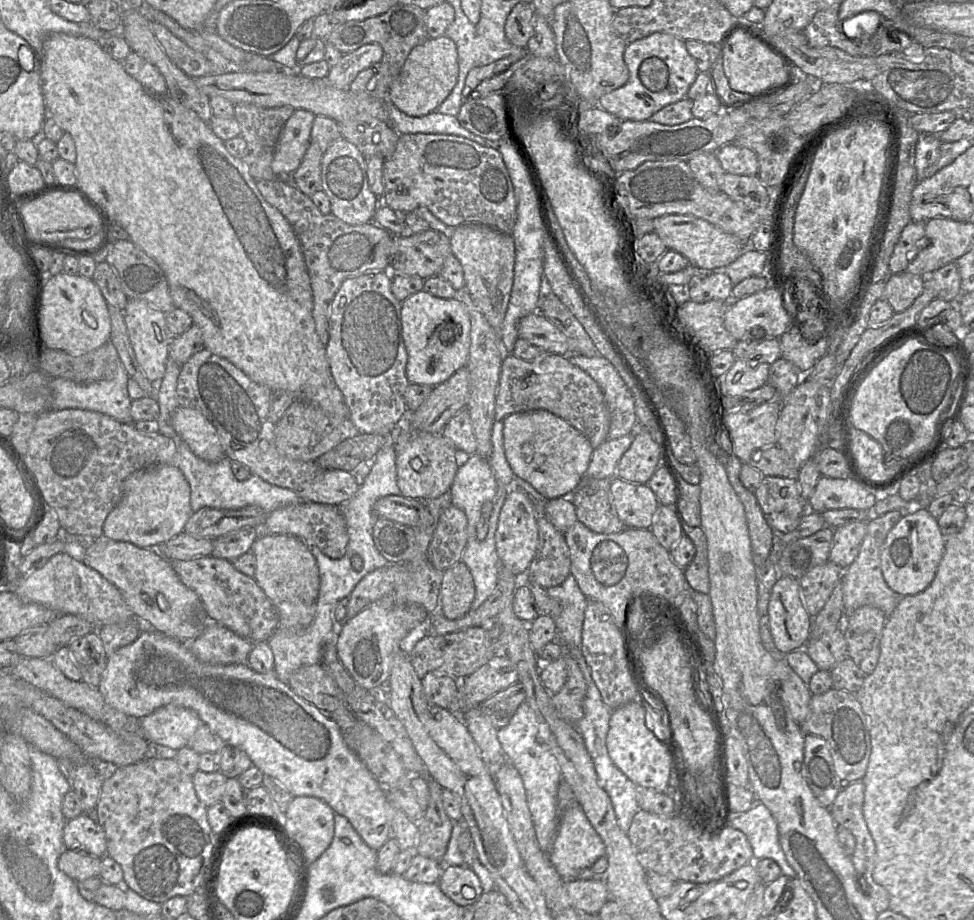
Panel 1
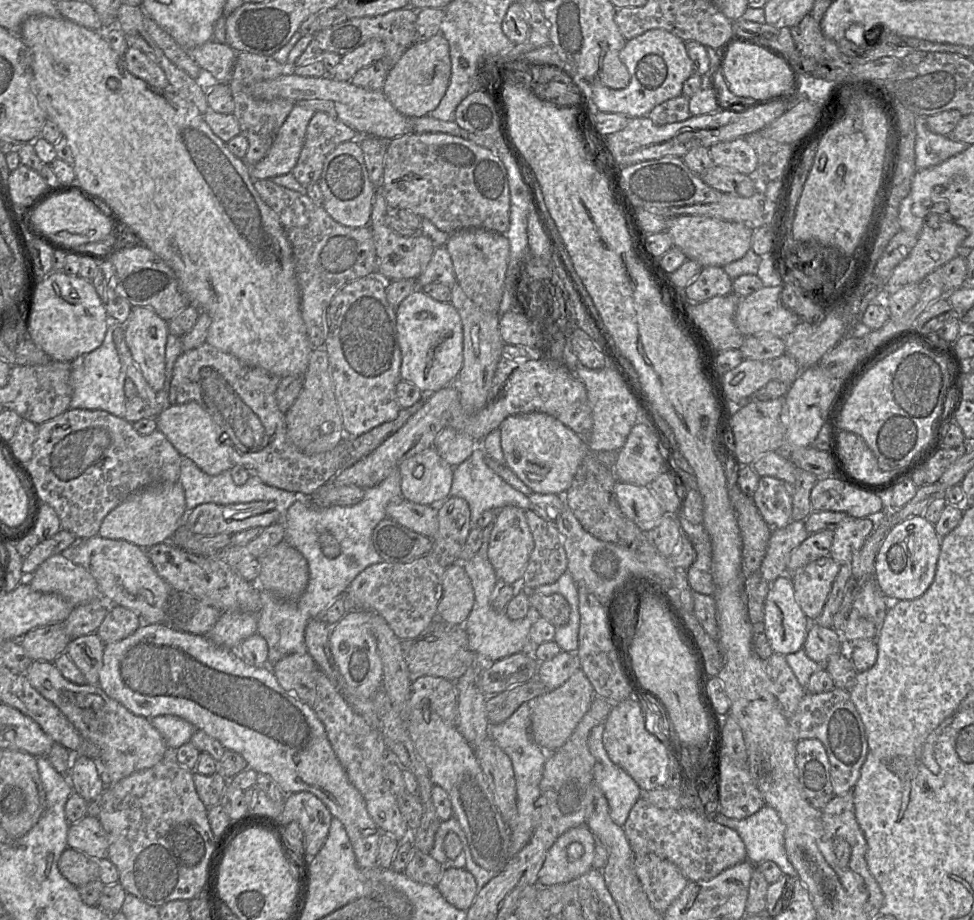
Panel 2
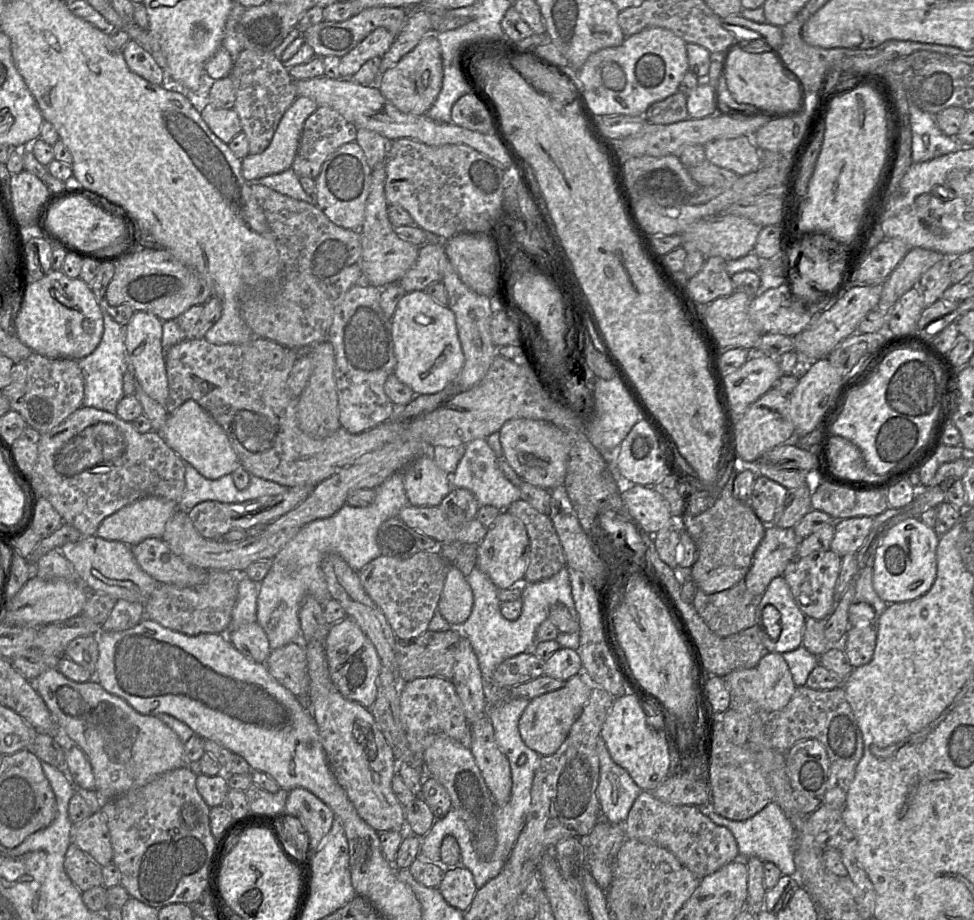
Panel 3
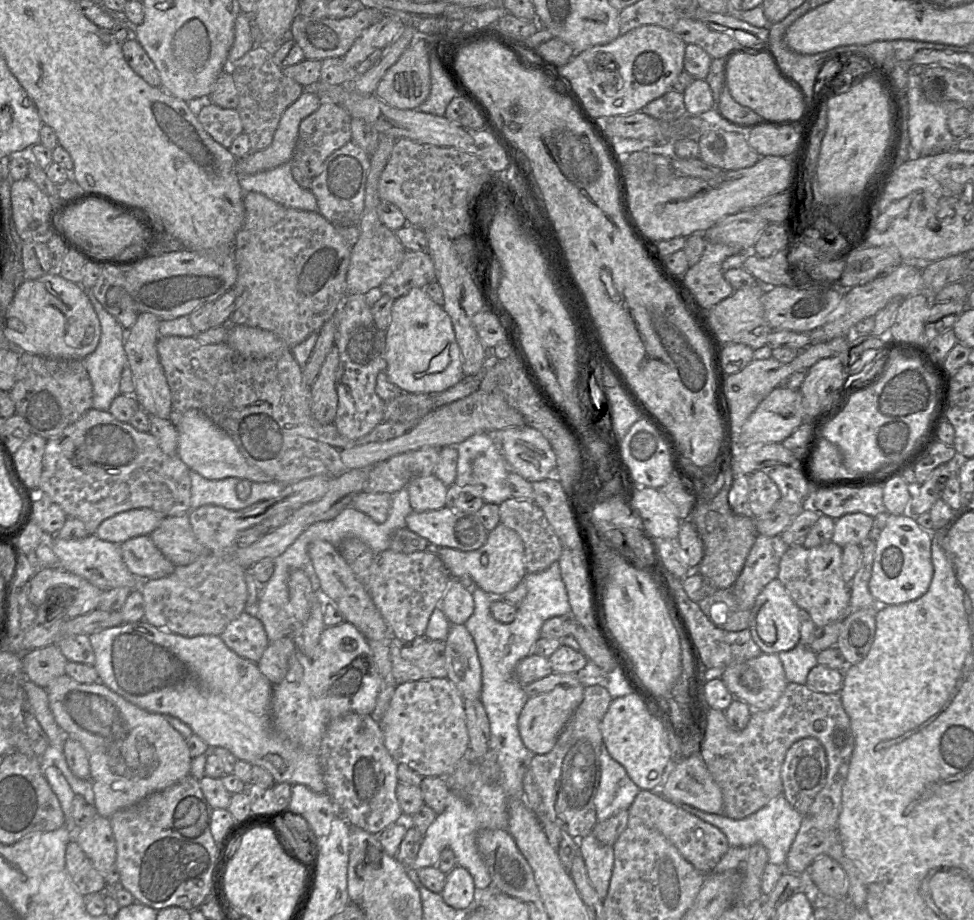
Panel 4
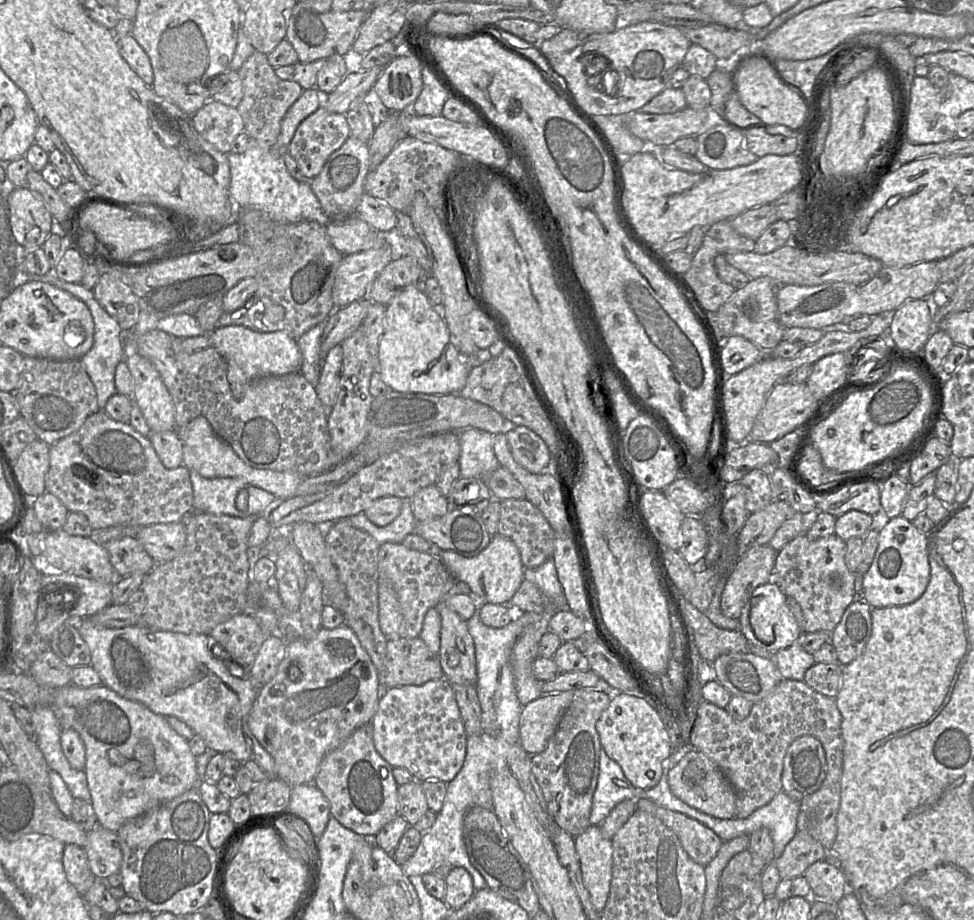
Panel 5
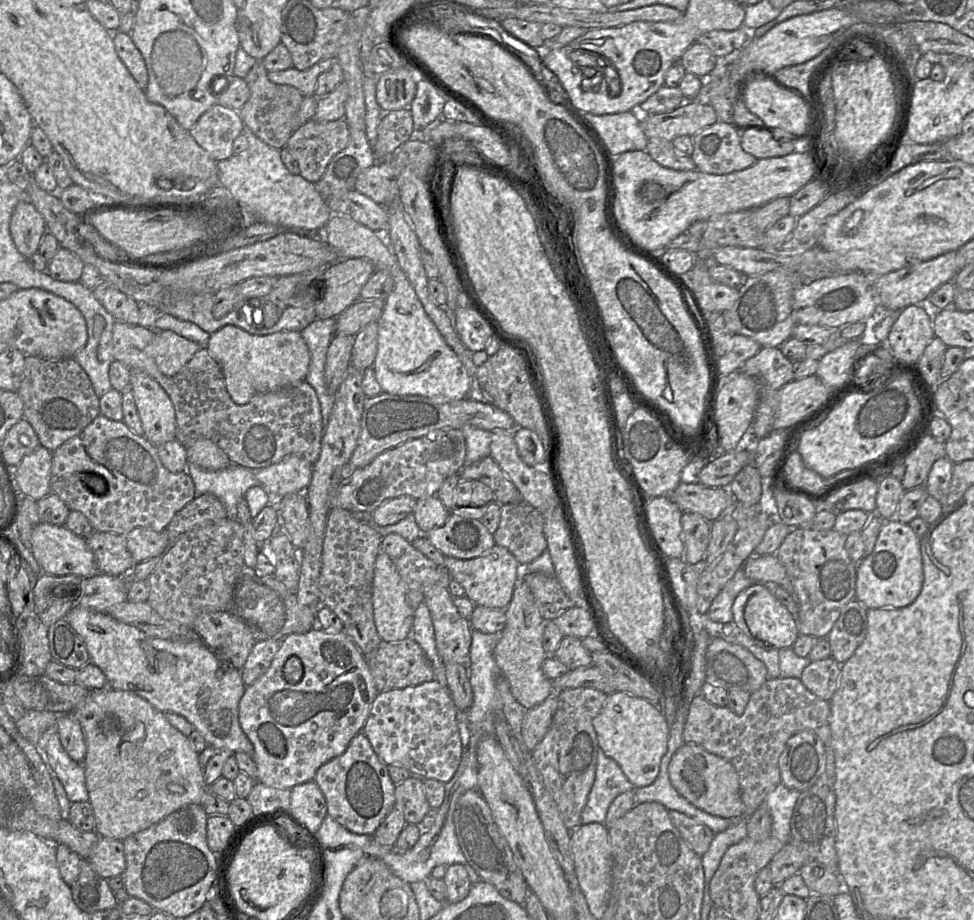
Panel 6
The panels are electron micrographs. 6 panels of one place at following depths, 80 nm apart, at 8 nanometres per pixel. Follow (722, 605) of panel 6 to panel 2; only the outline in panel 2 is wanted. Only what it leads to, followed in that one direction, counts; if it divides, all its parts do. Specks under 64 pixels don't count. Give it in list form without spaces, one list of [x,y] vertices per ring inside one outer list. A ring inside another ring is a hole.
[[[802,520],[791,521],[783,528],[771,529],[767,551],[759,570],[763,579],[769,583],[787,574],[787,564],[792,551],[810,535]]]

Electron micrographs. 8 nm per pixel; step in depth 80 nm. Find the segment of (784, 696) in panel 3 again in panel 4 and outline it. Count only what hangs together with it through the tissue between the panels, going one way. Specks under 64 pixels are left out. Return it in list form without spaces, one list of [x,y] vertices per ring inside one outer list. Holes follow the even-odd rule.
[[[761,654],[756,658],[732,664],[721,672],[715,672],[715,674],[721,677],[735,698],[746,702],[753,710],[773,708],[789,683],[778,654]]]

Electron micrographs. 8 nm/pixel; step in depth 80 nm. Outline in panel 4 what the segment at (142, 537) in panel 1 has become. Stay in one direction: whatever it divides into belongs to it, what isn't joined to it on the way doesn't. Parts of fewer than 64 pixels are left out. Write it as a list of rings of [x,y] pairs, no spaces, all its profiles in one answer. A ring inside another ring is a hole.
[[[149,508],[133,509],[105,519],[95,531],[96,537],[115,544],[150,535],[164,519],[164,516]]]

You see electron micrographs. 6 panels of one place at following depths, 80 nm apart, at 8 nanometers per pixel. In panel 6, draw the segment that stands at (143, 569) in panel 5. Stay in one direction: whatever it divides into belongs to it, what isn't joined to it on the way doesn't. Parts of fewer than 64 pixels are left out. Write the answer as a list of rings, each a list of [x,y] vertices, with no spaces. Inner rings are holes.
[[[94,531],[86,543],[99,573],[122,577],[136,564],[127,549],[125,535]]]

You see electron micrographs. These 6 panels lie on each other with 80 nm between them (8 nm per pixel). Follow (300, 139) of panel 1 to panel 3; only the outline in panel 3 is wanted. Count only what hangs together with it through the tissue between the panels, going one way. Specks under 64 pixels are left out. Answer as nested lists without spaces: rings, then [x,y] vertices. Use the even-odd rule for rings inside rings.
[[[298,96],[281,118],[269,146],[262,153],[248,154],[241,160],[243,178],[251,182],[290,169],[299,148],[304,122],[318,106],[311,98]]]

